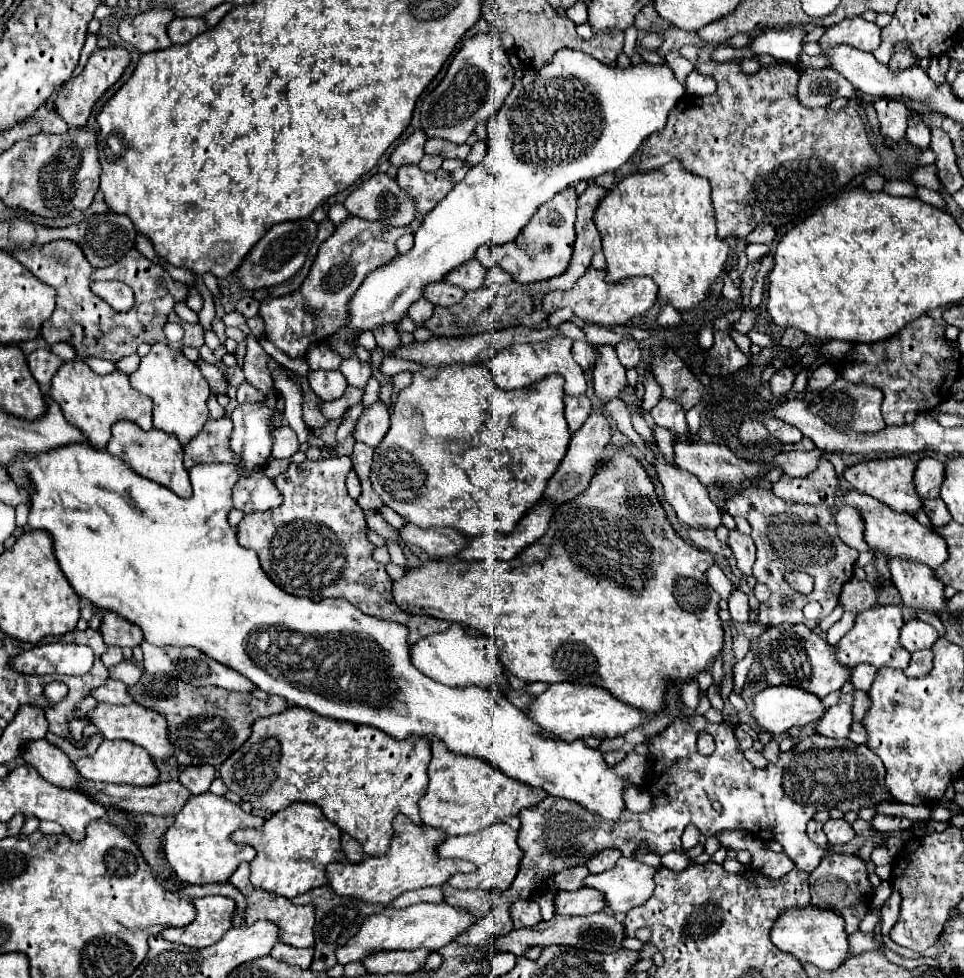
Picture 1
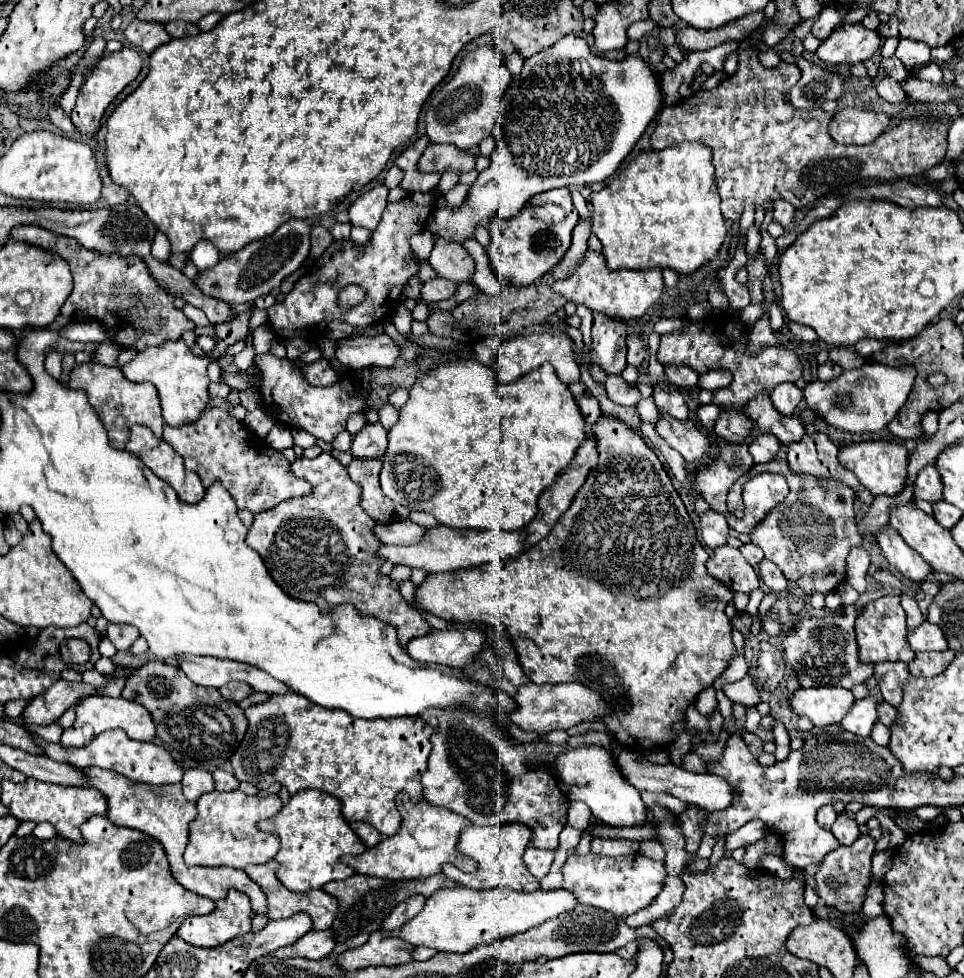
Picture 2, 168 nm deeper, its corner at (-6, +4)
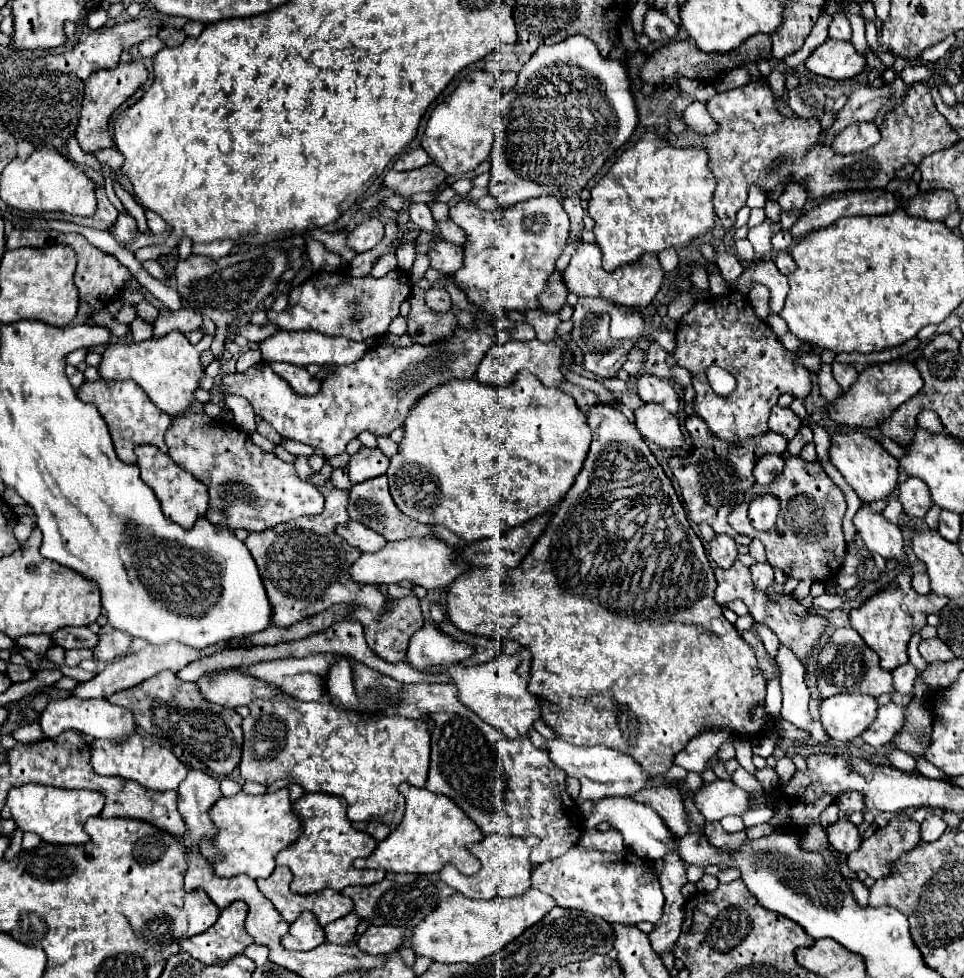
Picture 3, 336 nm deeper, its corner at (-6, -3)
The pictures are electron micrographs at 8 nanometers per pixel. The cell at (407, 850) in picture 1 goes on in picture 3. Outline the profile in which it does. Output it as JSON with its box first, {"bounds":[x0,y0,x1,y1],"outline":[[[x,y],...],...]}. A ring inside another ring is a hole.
{"bounds":[354,784,484,876],"outline":[[[402,784],[398,790],[406,798],[406,812],[400,826],[396,826],[386,840],[378,842],[376,850],[368,858],[356,860],[354,868],[378,868],[394,874],[434,874],[446,864],[454,864],[466,876],[476,874],[480,870],[480,862],[468,852],[466,844],[484,838],[480,828],[446,796],[438,796],[426,788],[414,788],[410,784]]]}

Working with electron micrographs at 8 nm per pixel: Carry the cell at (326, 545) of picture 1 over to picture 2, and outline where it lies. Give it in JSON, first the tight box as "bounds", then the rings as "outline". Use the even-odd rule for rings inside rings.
{"bounds":[246,453,432,645],"outline":[[[320,453],[316,459],[296,459],[292,473],[312,483],[314,493],[254,515],[246,537],[246,543],[266,563],[272,579],[290,597],[316,603],[320,613],[330,613],[338,605],[350,603],[360,615],[372,615],[394,625],[400,645],[432,631],[422,615],[402,599],[398,585],[378,573],[382,561],[376,557],[376,551],[382,543],[372,533],[376,521],[370,521],[370,517],[362,513],[360,489],[350,481],[346,467],[330,453]]]}

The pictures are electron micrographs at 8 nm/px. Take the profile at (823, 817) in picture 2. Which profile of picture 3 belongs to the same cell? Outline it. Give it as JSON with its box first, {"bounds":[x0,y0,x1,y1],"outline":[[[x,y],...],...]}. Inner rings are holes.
{"bounds":[820,804,838,828],"outline":[[[830,804],[824,812],[822,812],[822,816],[820,816],[820,824],[822,824],[822,828],[828,828],[828,826],[832,826],[832,824],[836,824],[838,822],[838,806],[836,804]]]}

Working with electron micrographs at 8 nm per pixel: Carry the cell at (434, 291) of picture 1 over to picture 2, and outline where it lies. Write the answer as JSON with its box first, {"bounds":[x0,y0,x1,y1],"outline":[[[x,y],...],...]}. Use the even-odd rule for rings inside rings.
{"bounds":[422,277,456,303],"outline":[[[436,277],[422,285],[422,299],[426,303],[438,303],[438,301],[450,299],[454,293],[456,293],[456,283],[450,279]]]}

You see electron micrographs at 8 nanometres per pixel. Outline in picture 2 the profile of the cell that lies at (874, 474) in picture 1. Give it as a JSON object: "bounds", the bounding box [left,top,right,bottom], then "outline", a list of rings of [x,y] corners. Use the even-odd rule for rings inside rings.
{"bounds":[838,441,908,497],"outline":[[[892,441],[848,443],[848,445],[840,445],[838,457],[842,457],[842,465],[846,465],[846,469],[850,469],[874,497],[876,495],[898,495],[898,491],[904,489],[908,451],[898,443],[892,443]]]}

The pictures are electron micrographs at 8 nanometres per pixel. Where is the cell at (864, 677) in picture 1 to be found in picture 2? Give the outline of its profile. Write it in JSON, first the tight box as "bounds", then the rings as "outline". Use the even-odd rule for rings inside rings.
{"bounds":[876,663,910,707],"outline":[[[878,663],[876,665],[876,681],[882,691],[882,697],[898,707],[902,701],[902,685],[906,683],[906,677],[910,677],[906,663]]]}

